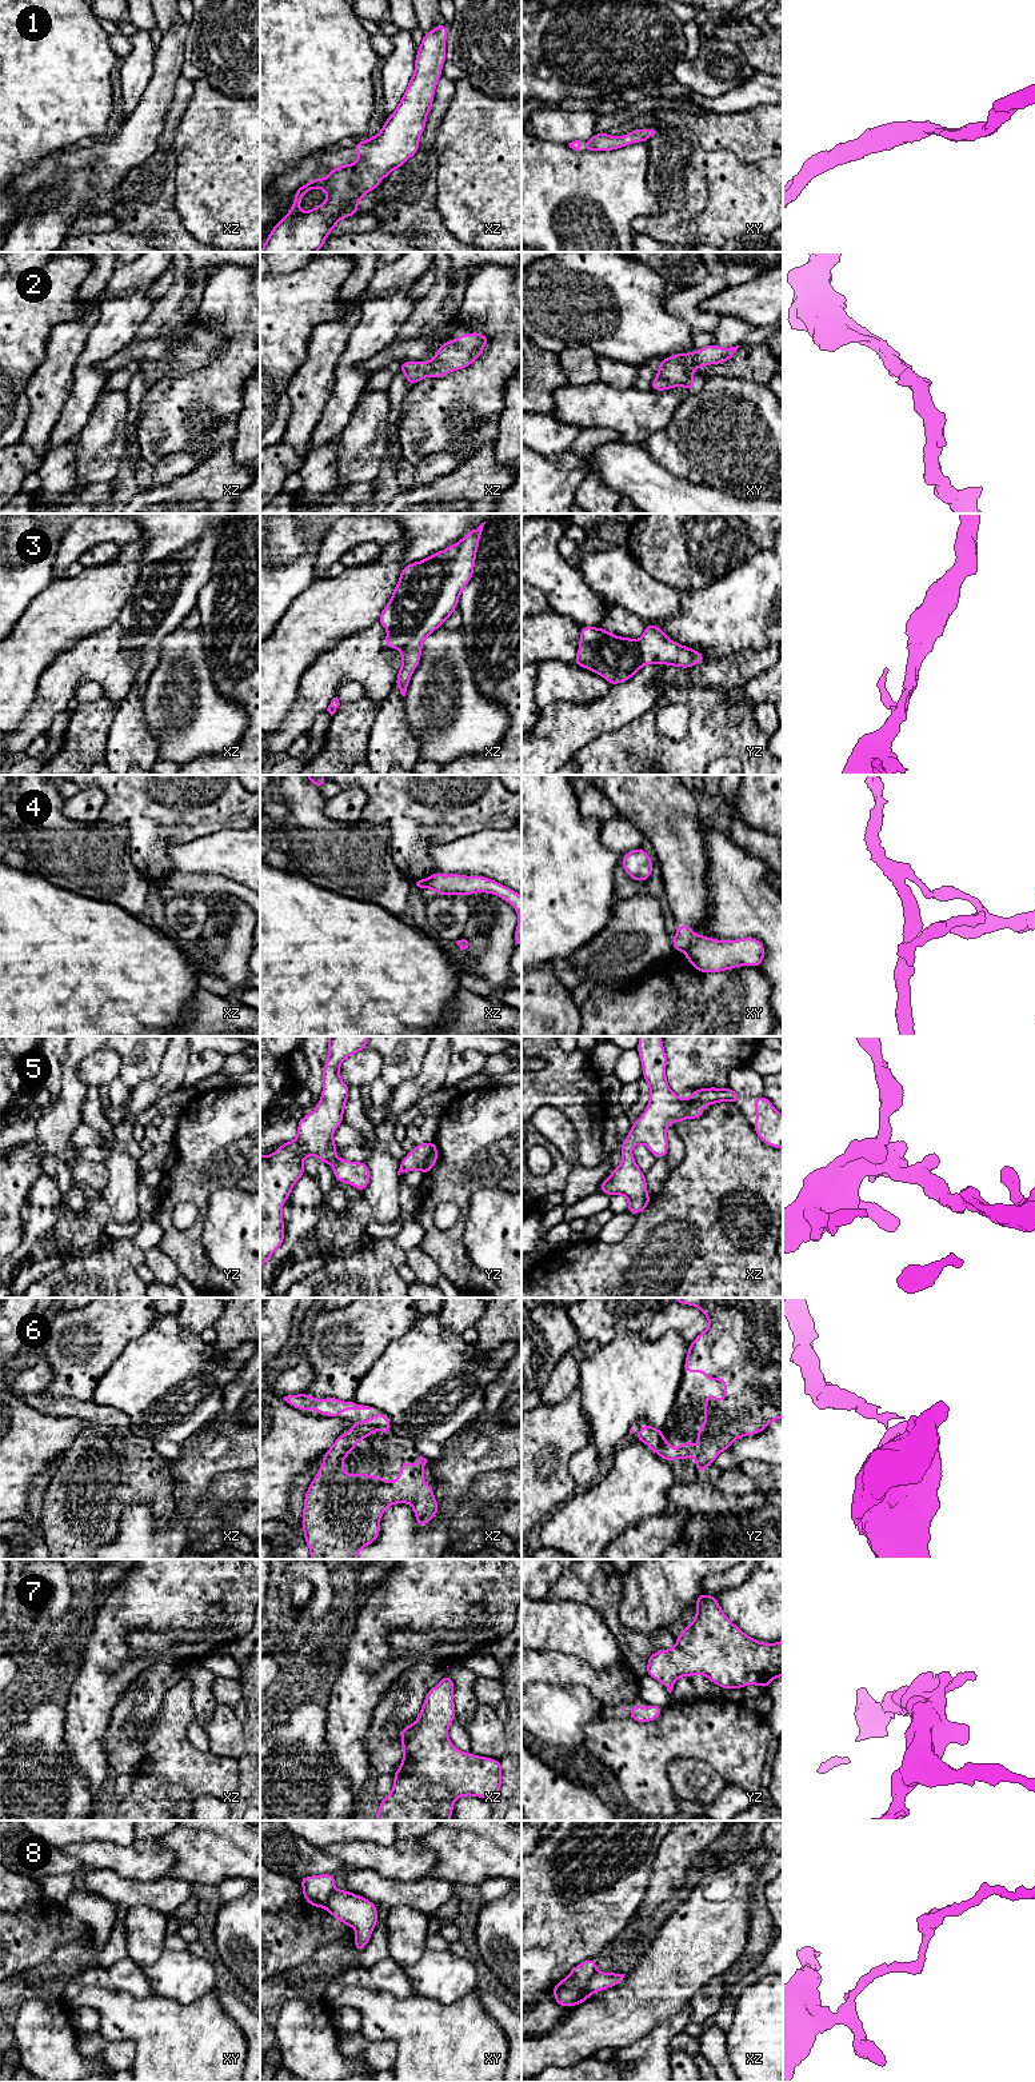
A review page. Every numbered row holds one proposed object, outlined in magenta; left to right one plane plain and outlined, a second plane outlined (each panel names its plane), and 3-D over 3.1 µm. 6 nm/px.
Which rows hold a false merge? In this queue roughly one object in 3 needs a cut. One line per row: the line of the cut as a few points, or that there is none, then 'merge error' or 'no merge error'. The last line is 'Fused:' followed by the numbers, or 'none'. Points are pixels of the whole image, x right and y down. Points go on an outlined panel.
1: no cut; no merge error
2: no cut; no merge error
3: no cut; no merge error
4: cut in xy along (694, 934), (684, 952); merge error
5: no cut; no merge error
6: no cut; no merge error
7: no cut; no merge error
8: cut in xz along (596, 1970), (588, 1981), (588, 1990), (591, 1993); merge error
Fused: 4, 8

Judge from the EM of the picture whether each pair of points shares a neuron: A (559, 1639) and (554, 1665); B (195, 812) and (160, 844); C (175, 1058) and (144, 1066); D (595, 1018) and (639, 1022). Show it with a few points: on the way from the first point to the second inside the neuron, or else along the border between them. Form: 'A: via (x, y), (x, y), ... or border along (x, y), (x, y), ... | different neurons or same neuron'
A: border along (535, 1650), (568, 1653), (586, 1662) | different neurons
B: via (180, 812), (170, 812), (155, 830) | same neuron
C: border along (166, 1050), (160, 1070), (139, 1083) | different neurons
D: via (606, 1018), (628, 1018) | same neuron

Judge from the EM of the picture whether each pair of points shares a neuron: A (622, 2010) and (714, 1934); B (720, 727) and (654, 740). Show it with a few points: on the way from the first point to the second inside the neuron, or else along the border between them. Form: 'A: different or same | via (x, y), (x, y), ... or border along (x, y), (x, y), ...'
A: same | via (644, 1997), (691, 1950)
B: same | via (704, 742), (699, 747), (670, 747)

